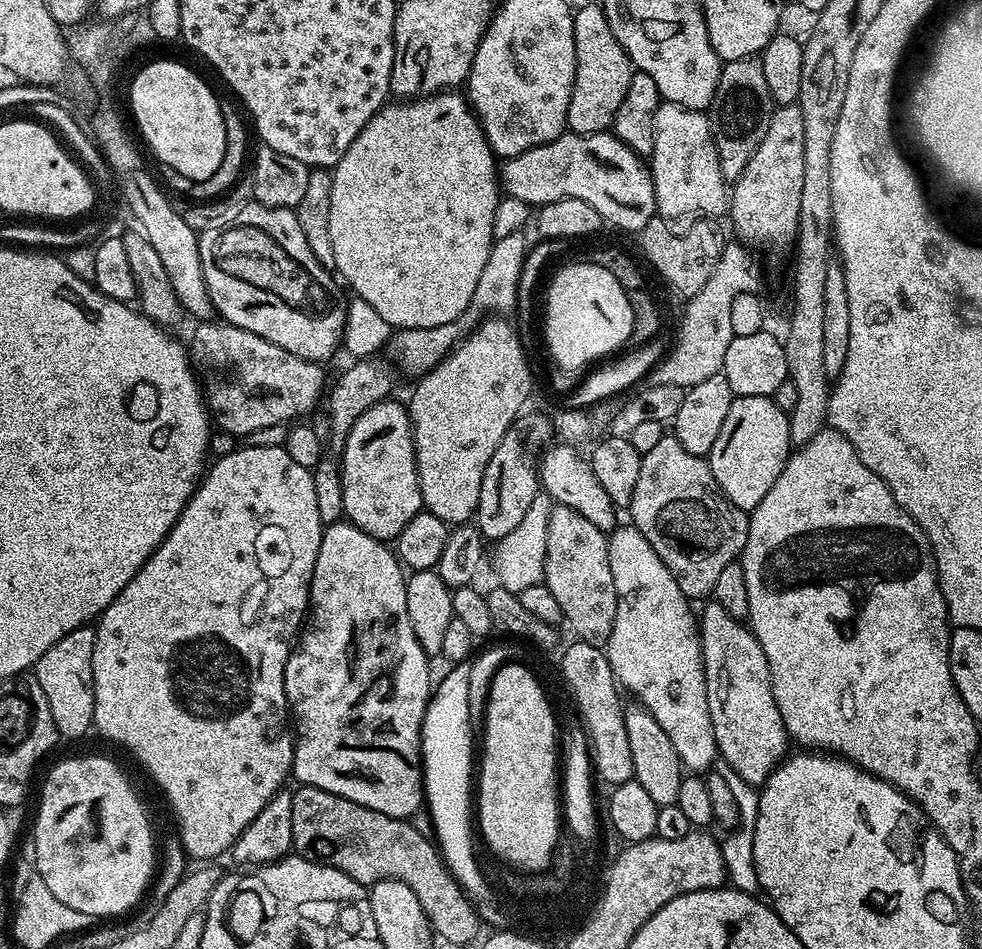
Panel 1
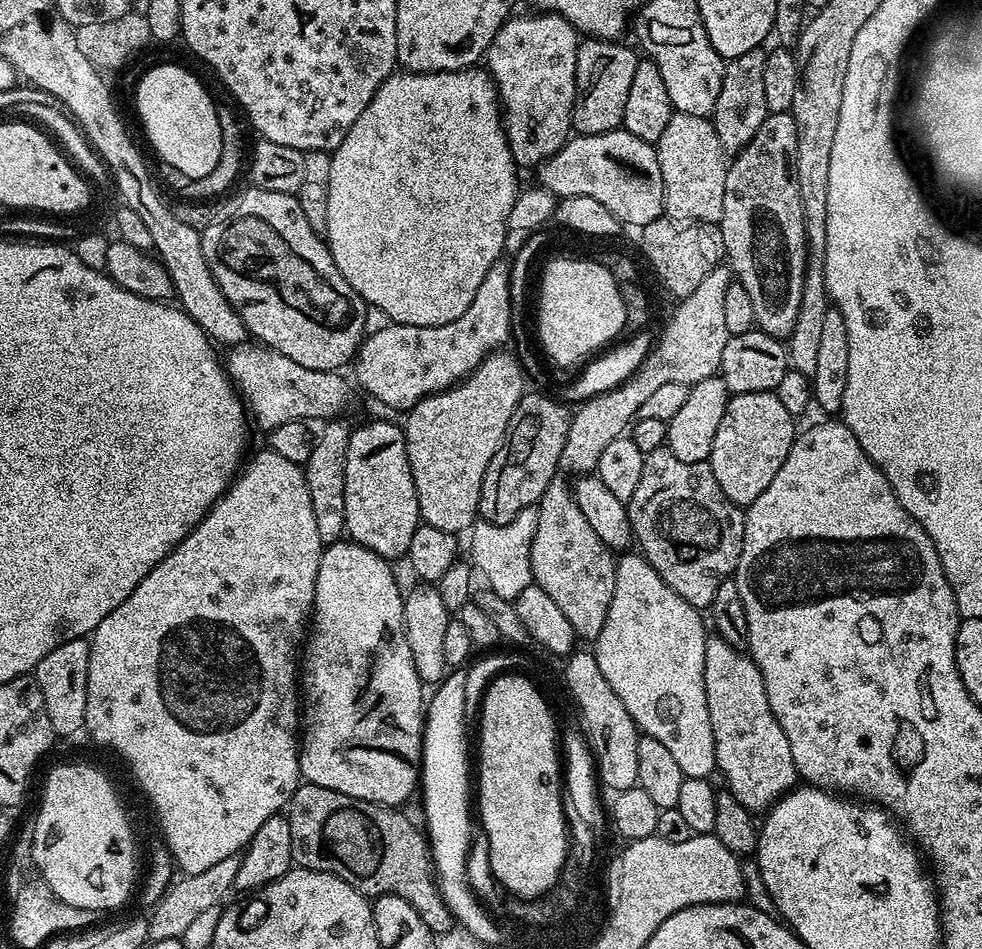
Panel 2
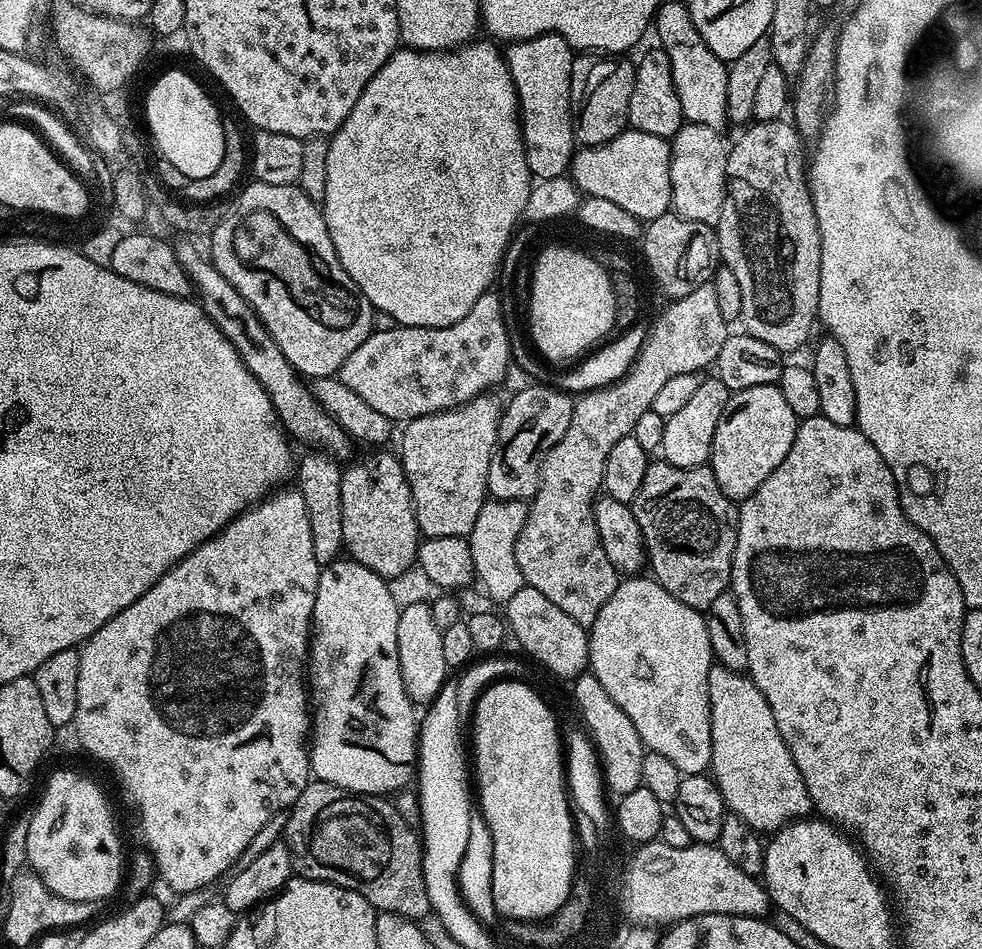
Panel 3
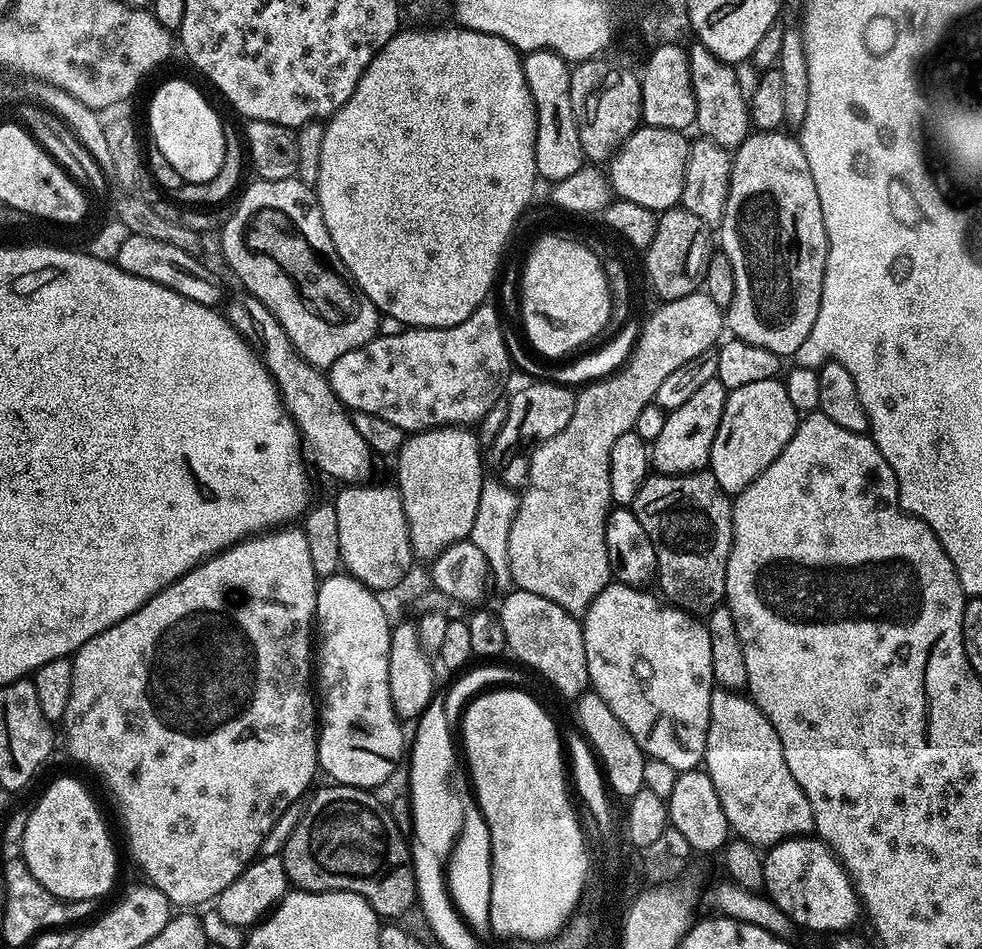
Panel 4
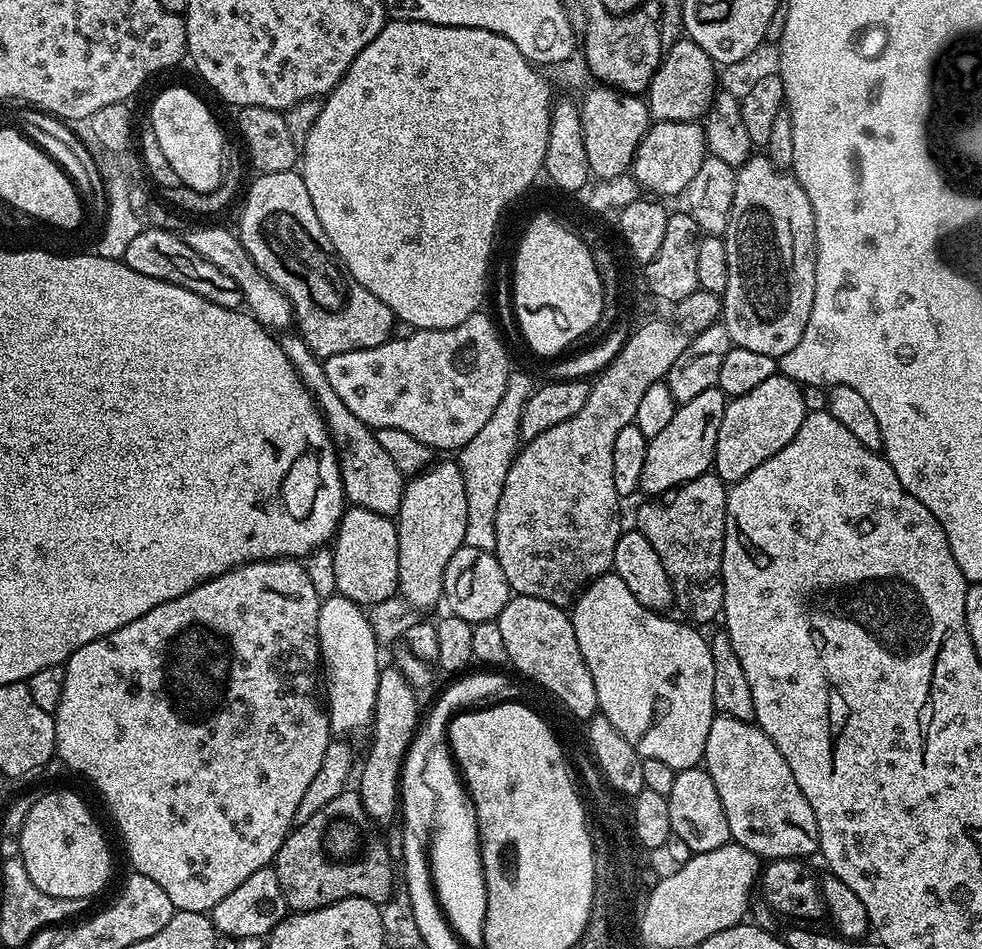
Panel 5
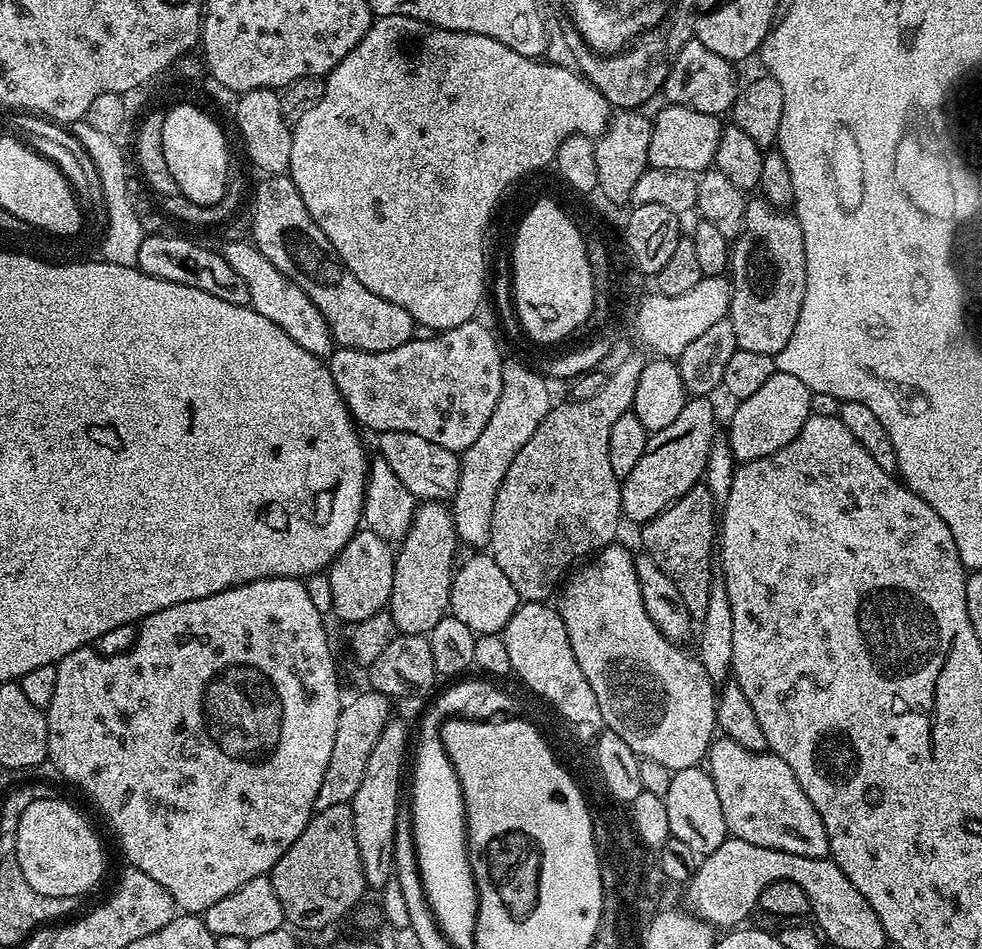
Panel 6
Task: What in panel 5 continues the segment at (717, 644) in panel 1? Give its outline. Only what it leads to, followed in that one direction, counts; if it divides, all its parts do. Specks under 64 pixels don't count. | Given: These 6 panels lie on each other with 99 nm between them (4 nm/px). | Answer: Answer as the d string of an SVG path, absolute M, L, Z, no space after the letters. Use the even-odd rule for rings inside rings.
M713 716L702 764L714 782L714 790L718 790L718 798L722 798L722 810L726 810L735 843L768 862L815 857L819 853L818 818L814 818L810 802L802 798L786 758L759 726L733 716Z

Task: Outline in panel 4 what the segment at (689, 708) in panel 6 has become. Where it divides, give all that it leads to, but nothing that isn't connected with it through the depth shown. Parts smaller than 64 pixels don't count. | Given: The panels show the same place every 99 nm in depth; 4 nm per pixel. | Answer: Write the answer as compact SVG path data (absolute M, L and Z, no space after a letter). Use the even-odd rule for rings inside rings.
M615 582L608 583L602 594L594 598L582 616L588 682L591 691L598 693L602 702L614 710L618 722L630 730L645 757L667 762L679 774L699 769L704 763L704 751L708 749L710 698L714 691L710 634L703 619L657 600L648 590Z

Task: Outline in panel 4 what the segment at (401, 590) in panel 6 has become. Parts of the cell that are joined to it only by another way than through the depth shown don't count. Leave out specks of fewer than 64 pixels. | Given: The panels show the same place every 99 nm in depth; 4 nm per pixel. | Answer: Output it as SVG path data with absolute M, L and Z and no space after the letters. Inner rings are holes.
M464 426L428 428L425 432L413 432L405 439L399 452L395 453L395 487L402 498L402 510L406 510L406 522L410 530L412 555L417 561L431 562L441 556L452 544L467 540L472 535L474 514L478 514L478 498L486 479L480 466L481 441L475 431Z

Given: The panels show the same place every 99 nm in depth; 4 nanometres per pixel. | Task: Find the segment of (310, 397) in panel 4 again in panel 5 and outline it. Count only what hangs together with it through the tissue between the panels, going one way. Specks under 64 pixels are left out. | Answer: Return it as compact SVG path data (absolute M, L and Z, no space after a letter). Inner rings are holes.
M284 334L279 337L282 350L290 358L290 362L304 377L304 383L312 389L312 396L320 407L320 413L328 427L328 435L332 437L332 444L336 448L336 459L340 461L340 477L344 480L344 499L349 505L357 508L369 508L382 513L389 518L395 517L400 511L402 494L406 477L403 472L394 466L390 454L378 446L375 431L364 424L361 418L353 413L338 398L338 393L330 386L326 370L321 357L315 356L306 346L306 342L299 334Z

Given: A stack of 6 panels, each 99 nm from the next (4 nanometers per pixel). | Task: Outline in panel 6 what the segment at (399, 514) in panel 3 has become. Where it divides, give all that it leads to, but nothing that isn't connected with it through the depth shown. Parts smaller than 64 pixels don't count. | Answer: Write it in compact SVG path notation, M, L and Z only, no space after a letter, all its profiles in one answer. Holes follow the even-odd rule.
M357 530L326 572L334 597L331 615L345 620L345 625L351 626L362 622L362 618L370 618L371 615L385 611L390 590L394 586L395 561L394 548L389 541L373 532Z

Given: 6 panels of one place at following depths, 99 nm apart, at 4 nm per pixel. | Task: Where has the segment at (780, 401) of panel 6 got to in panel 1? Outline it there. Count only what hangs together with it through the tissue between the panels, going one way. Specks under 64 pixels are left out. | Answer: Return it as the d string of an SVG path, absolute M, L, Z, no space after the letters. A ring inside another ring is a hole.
M737 396L706 459L725 498L742 511L751 513L758 502L766 498L770 486L778 482L778 474L782 474L793 448L788 413L776 405L773 397Z

